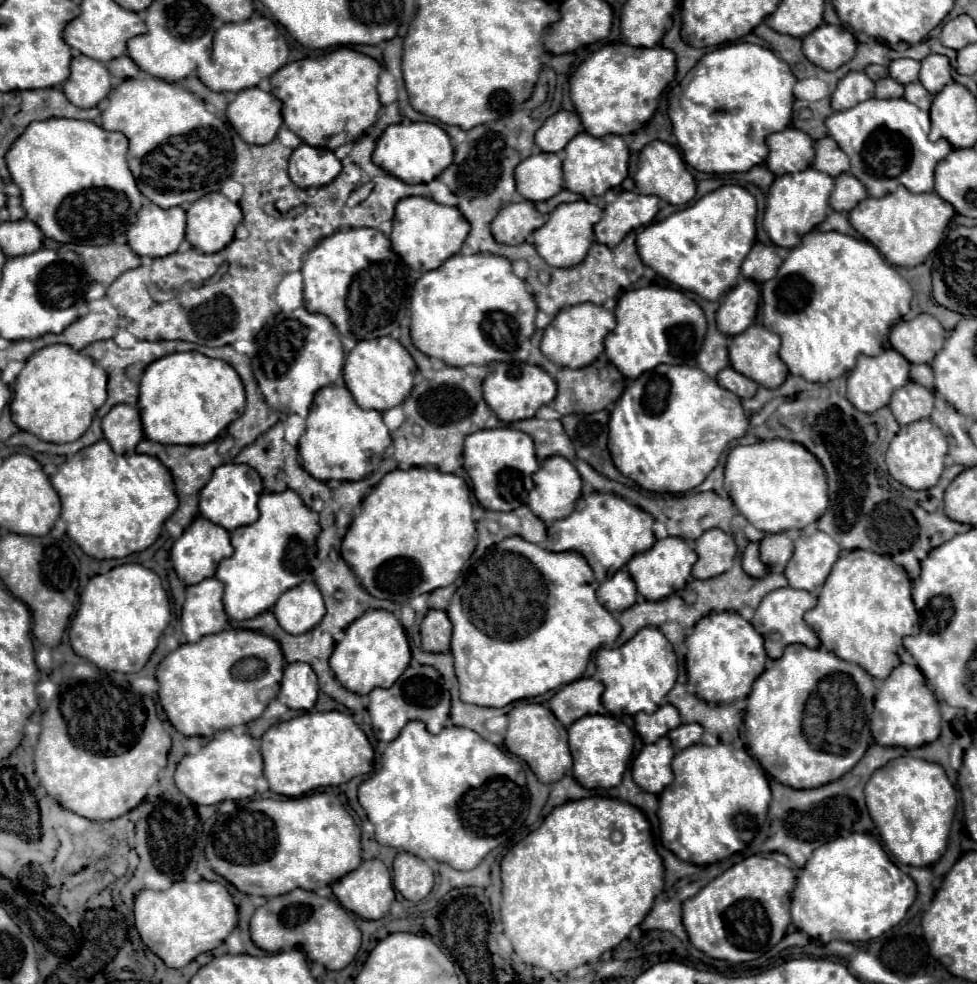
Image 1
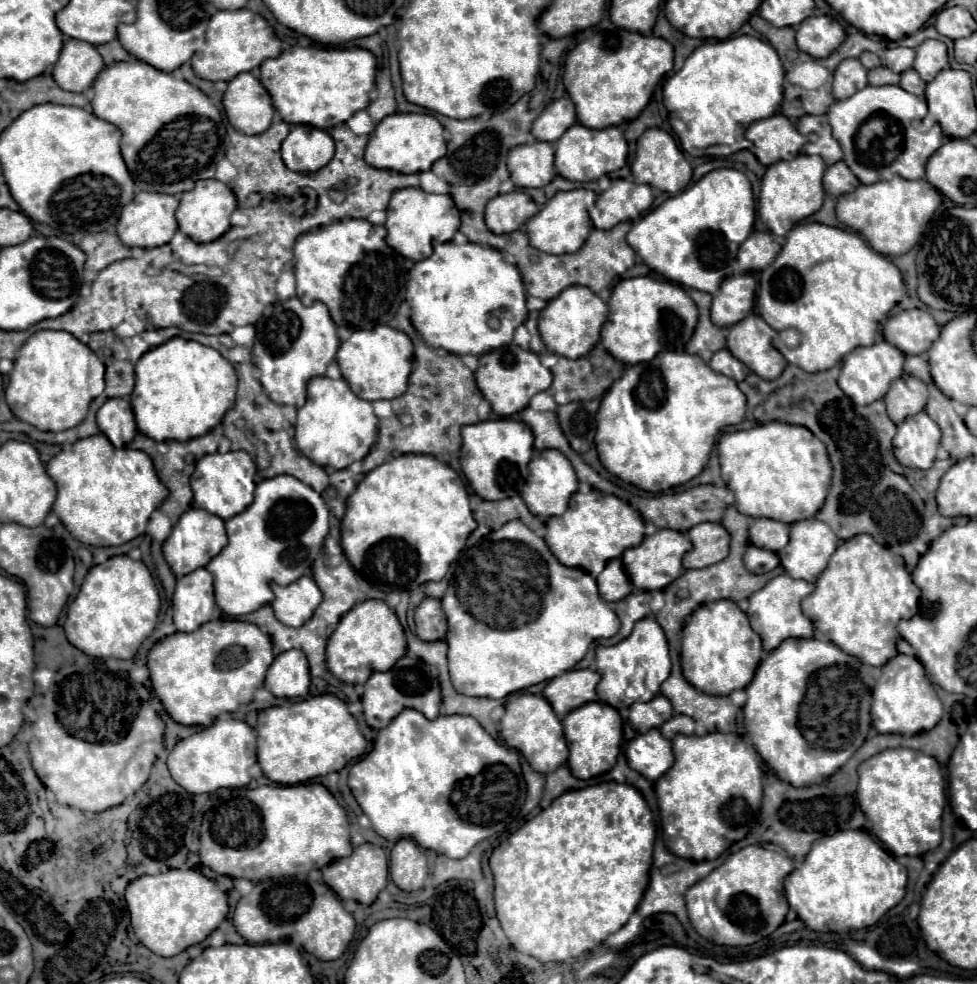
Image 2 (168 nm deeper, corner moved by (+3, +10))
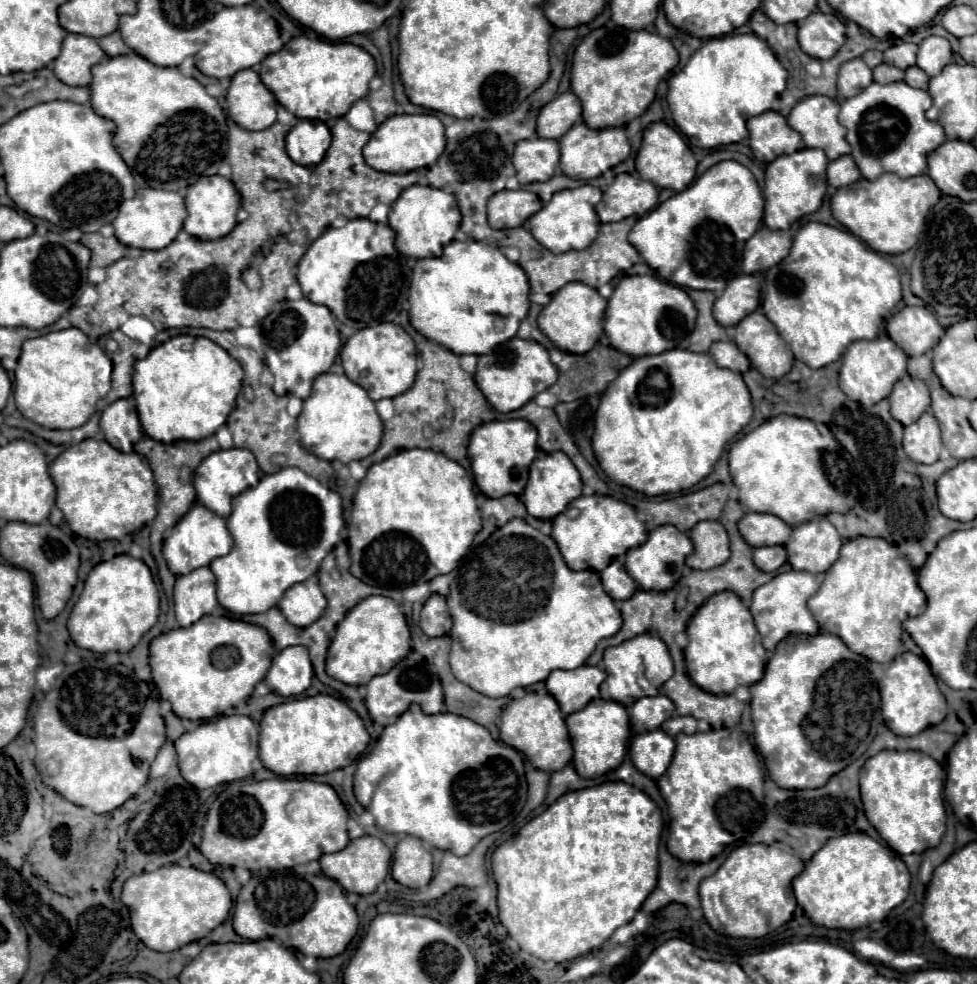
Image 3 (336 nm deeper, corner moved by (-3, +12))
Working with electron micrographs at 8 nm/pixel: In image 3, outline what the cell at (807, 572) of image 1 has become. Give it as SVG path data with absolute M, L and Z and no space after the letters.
M826 517L806 521L792 531L792 539L786 545L788 563L796 571L824 573L840 557L842 537Z

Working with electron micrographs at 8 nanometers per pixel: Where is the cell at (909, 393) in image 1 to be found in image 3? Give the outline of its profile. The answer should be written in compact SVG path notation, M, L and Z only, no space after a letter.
M904 375L900 381L896 381L888 401L892 417L902 425L910 425L930 407L930 391L924 381Z

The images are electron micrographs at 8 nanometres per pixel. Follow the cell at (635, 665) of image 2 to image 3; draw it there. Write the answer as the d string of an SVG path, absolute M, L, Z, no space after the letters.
M640 633L634 639L624 641L622 645L608 647L604 651L602 667L608 673L606 681L600 685L600 697L618 701L622 705L632 705L636 699L644 696L656 696L659 689L672 677L672 657L666 643L656 633Z

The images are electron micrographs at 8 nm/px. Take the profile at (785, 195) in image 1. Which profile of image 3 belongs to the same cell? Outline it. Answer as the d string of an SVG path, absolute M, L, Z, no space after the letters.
M800 149L792 155L782 155L766 167L764 185L764 223L770 229L790 229L794 221L804 215L816 213L826 195L826 165L828 157L822 149Z

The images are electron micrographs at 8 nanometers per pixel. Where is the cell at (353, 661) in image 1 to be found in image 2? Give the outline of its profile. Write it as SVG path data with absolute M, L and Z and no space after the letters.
M366 599L354 605L338 623L336 631L328 639L326 667L344 683L366 683L374 671L390 671L396 661L406 653L404 629L396 613L378 599Z

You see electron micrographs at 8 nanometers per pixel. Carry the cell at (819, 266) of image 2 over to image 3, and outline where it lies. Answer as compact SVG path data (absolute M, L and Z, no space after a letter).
M810 221L798 229L788 257L768 269L766 291L762 295L762 311L776 325L780 337L790 345L794 357L812 369L820 369L838 361L850 343L858 339L874 339L884 317L900 299L900 273L886 257L874 253L850 231Z

